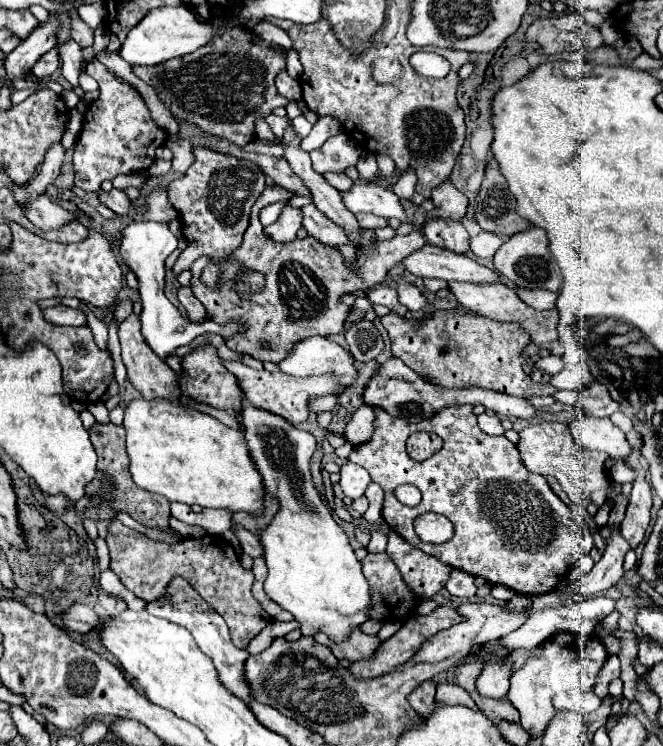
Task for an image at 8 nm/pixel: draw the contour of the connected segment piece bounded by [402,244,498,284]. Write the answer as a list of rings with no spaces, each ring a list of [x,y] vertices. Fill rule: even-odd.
[[[426,244],[424,248],[408,254],[402,260],[404,268],[412,272],[414,276],[426,280],[426,278],[442,278],[442,280],[458,280],[458,282],[498,282],[498,276],[486,268],[474,262],[472,258],[466,258],[462,254],[448,252],[444,248],[436,248],[432,244]]]

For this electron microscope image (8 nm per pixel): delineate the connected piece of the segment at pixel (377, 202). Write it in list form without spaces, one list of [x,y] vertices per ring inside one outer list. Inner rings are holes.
[[[356,182],[350,192],[342,192],[344,204],[350,212],[370,212],[382,218],[398,218],[402,224],[410,224],[412,220],[406,216],[400,198],[392,190],[384,190],[370,182]]]

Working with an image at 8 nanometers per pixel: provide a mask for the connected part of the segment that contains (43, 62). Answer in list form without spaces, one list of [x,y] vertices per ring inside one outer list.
[[[50,50],[34,64],[32,74],[38,78],[44,78],[44,76],[52,76],[58,68],[60,68],[60,56],[56,50]]]

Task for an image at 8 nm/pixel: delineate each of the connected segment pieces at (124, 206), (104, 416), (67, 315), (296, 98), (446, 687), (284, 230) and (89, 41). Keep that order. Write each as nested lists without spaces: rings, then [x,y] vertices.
[[[112,190],[112,192],[98,192],[100,194],[100,202],[104,204],[104,206],[108,206],[110,210],[114,210],[116,214],[120,214],[120,216],[124,216],[124,214],[128,214],[130,210],[132,210],[132,200],[126,196],[126,192],[122,192],[122,190]]]
[[[90,404],[89,411],[94,415],[98,423],[109,423],[109,411],[104,404]]]
[[[68,306],[46,308],[44,318],[58,326],[86,326],[88,324],[86,314],[80,308],[68,308]]]
[[[282,72],[278,78],[276,78],[276,88],[280,92],[280,96],[284,96],[286,100],[290,102],[300,102],[302,100],[302,88],[300,88],[300,82],[290,78],[286,72]]]
[[[438,682],[436,684],[436,700],[444,704],[466,704],[470,708],[474,706],[474,700],[468,696],[468,692],[452,682]]]
[[[284,206],[284,210],[282,210],[280,218],[278,218],[272,226],[264,228],[264,232],[266,232],[272,240],[286,244],[288,240],[294,240],[294,238],[296,238],[296,232],[300,230],[300,226],[302,226],[300,208]]]
[[[70,10],[68,16],[72,18],[72,38],[82,46],[92,46],[94,42],[94,30],[87,26],[76,14],[76,10]]]

